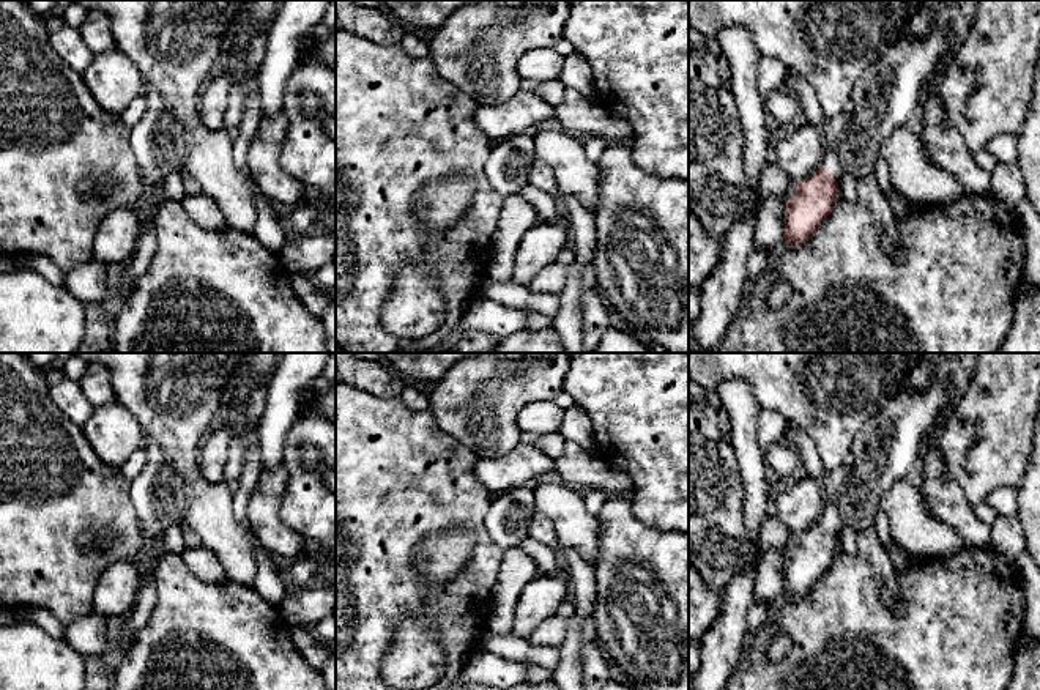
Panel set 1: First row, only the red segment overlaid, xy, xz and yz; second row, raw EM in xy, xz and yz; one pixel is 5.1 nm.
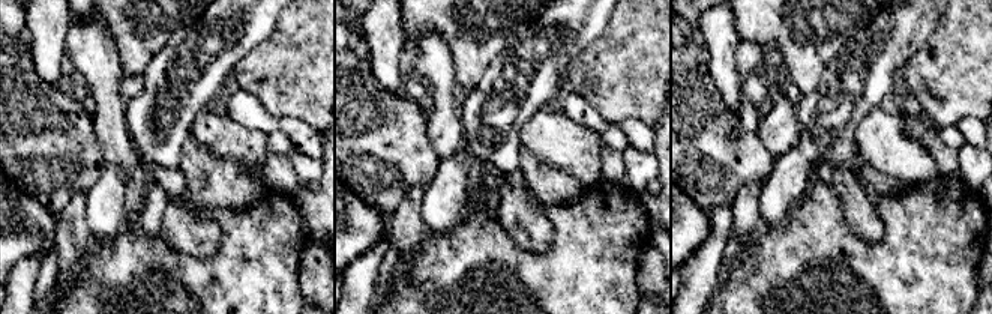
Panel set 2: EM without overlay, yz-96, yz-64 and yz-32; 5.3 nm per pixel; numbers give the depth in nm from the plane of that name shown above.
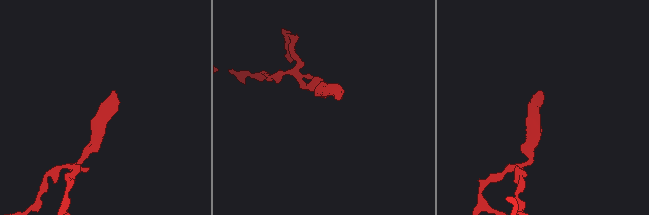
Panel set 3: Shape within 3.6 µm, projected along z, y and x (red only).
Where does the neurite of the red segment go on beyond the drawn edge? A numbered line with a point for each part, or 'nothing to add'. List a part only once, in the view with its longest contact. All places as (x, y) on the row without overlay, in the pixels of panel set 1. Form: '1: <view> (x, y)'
1: yz (886, 448)

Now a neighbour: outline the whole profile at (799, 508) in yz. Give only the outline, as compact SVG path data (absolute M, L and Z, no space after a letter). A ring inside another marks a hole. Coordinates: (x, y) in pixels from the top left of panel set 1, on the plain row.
M800 462L796 482L789 488L782 488L775 501L777 515L797 536L821 518L824 507L821 480L808 476L805 468L807 462Z

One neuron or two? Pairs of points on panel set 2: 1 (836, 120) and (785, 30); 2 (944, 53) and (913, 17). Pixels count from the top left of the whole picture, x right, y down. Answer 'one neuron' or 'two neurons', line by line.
1: two neurons
2: two neurons

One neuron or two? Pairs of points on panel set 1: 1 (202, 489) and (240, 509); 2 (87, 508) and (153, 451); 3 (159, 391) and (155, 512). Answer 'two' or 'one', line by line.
1: two
2: two
3: two

